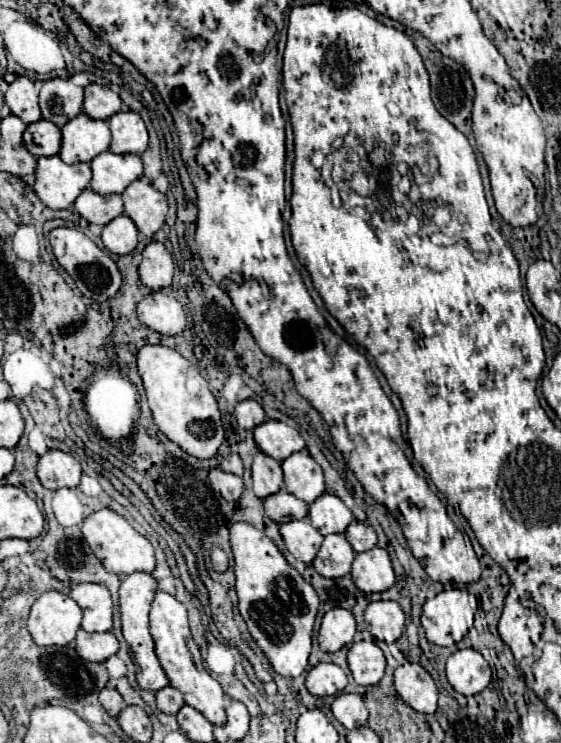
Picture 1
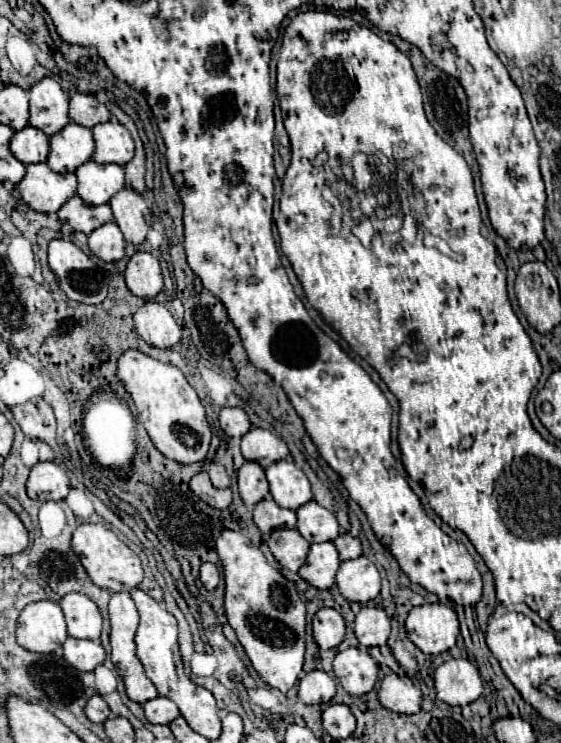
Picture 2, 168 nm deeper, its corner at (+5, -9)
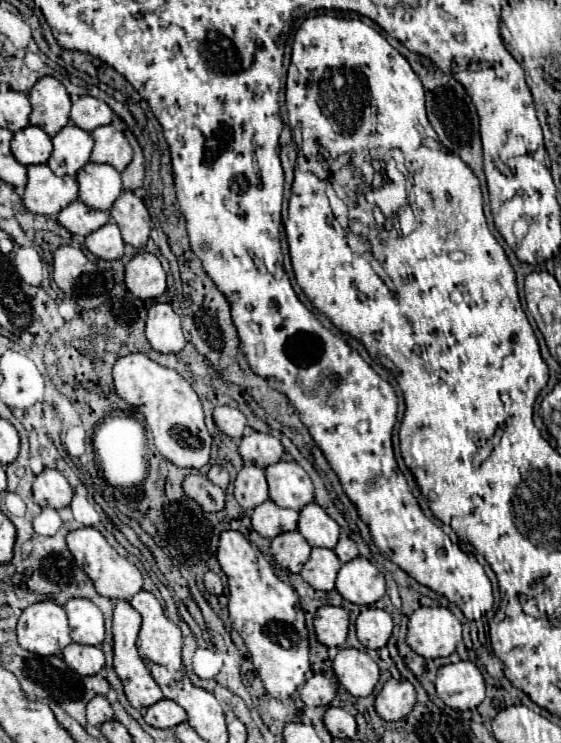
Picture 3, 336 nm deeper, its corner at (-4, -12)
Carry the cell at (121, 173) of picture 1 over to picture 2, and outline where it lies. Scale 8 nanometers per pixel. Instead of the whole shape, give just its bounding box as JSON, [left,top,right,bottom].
[77,161,125,205]

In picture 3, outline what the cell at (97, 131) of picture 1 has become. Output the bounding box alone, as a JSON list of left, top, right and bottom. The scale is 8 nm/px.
[48,124,94,176]

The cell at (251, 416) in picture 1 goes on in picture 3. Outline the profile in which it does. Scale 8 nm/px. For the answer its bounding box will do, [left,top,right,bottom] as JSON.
[214,406,248,440]

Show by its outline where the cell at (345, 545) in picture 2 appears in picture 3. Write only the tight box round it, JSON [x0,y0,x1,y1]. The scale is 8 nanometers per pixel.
[334,538,360,562]

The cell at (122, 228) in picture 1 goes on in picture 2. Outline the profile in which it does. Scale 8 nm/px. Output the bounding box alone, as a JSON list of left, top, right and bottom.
[87,223,125,261]

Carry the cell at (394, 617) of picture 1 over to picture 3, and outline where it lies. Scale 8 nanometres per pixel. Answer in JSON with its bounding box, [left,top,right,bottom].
[356,606,392,648]

